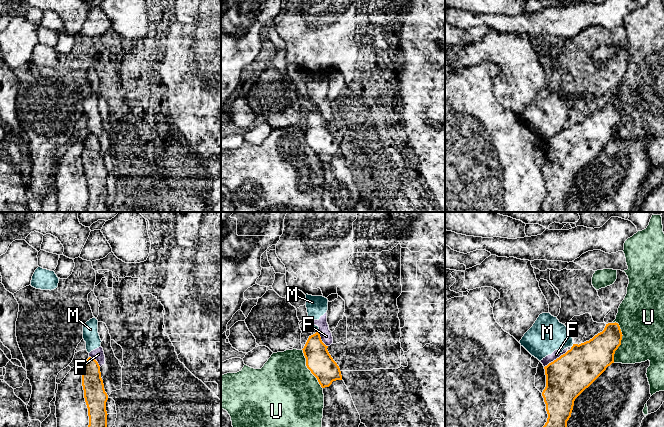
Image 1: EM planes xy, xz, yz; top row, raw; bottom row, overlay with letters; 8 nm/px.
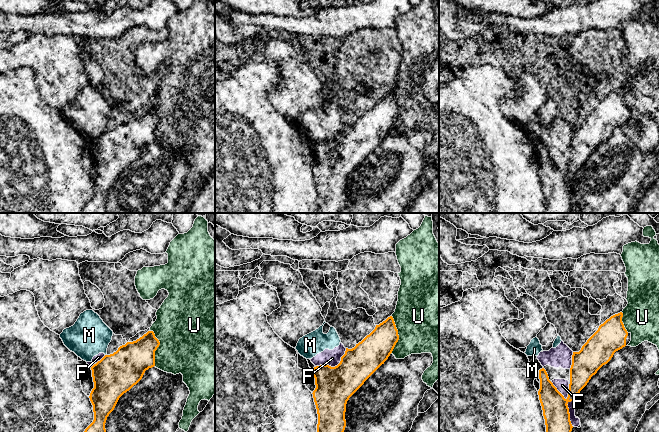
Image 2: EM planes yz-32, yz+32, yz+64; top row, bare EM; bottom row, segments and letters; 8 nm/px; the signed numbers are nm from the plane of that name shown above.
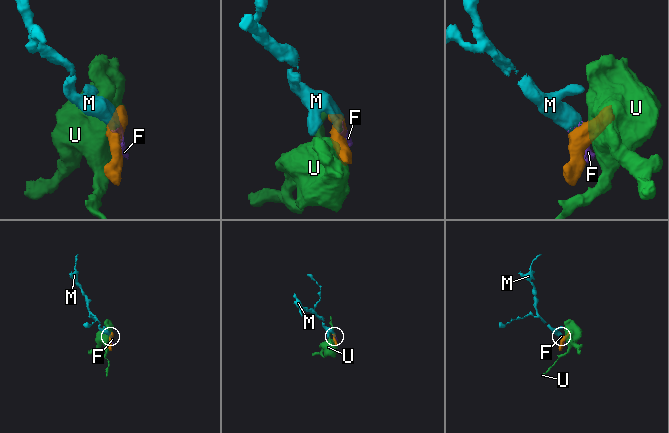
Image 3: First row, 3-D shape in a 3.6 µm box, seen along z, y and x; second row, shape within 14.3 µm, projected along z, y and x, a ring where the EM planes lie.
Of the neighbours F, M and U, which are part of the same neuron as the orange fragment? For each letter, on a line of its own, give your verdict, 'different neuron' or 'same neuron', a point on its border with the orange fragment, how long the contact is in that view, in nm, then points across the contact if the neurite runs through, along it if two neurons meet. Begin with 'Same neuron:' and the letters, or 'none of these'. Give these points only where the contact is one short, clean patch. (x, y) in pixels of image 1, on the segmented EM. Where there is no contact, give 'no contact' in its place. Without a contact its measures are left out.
Same neuron: none of these
F: different neuron; contact yz (557, 358); length 240 nm
M: different neuron; contact yz (573, 345); length 40 nm; border yz (573, 343), (571, 347)
U: different neuron; contact yz (620, 342); length 340 nm

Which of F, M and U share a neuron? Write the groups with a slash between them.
F M / U

